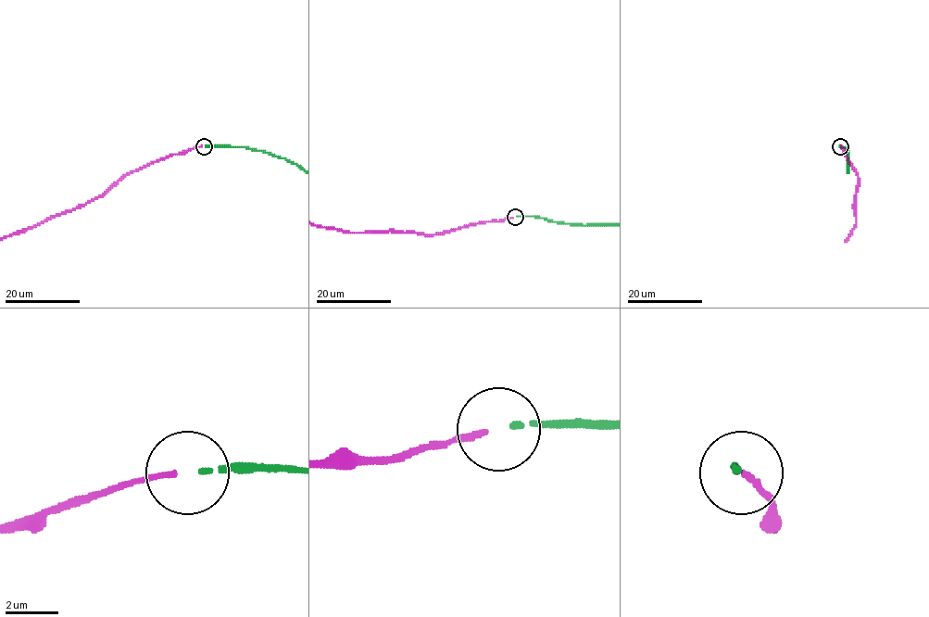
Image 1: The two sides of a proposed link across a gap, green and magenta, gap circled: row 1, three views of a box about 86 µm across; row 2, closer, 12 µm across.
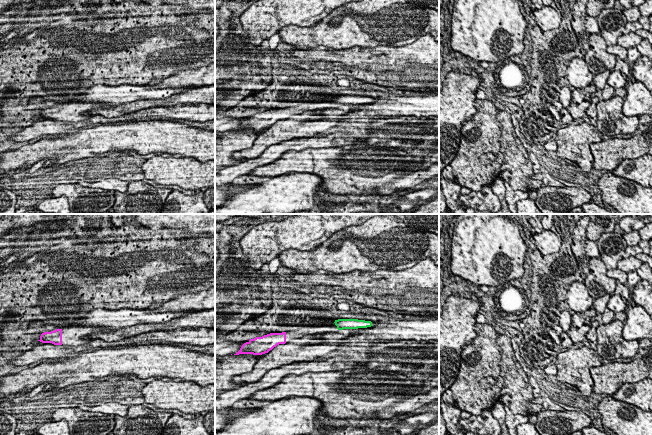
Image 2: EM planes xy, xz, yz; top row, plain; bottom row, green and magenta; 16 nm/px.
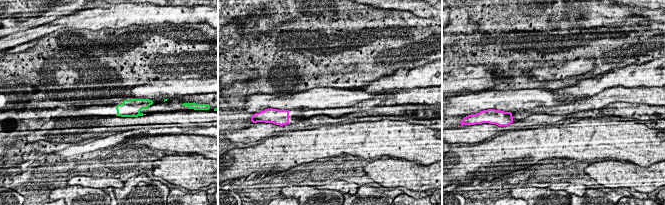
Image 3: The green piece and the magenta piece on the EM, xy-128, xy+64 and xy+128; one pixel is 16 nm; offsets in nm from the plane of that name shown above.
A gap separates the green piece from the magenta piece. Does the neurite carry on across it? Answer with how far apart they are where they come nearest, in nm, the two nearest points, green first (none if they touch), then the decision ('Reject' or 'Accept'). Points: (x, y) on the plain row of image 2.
Distance 800 nm. Across: xz (334, 98), (285, 108). Accept

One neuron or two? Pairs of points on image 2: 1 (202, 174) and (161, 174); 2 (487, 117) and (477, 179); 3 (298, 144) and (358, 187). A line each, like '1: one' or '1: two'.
1: one
2: one
3: two

